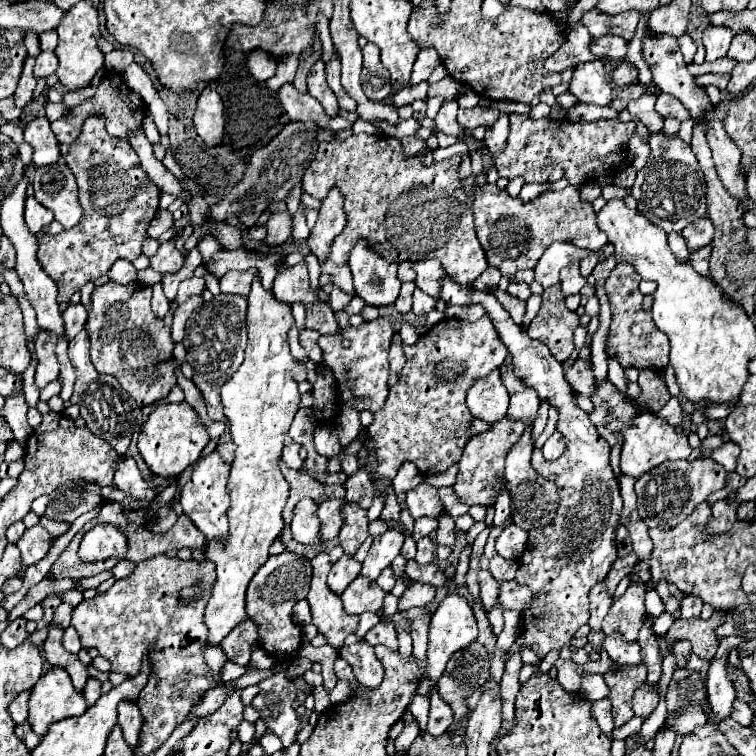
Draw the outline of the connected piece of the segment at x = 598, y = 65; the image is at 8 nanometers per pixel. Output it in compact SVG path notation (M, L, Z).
M601 60L579 64L571 80L571 94L575 94L583 104L609 106L615 94L605 64Z

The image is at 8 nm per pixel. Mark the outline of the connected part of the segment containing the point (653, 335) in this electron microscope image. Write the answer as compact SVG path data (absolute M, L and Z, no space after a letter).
M617 264L605 284L609 302L611 302L611 312L613 312L613 322L611 322L611 332L609 332L605 352L607 352L607 358L617 358L621 368L661 370L669 364L669 340L653 324L651 312L645 312L641 308L643 294L639 292L639 282L641 282L641 276L631 264Z

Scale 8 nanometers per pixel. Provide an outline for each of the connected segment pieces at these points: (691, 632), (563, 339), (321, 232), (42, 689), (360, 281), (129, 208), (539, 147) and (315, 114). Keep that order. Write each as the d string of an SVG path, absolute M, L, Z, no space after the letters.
M715 612L709 620L677 620L673 628L663 636L665 640L675 638L687 638L693 644L693 654L697 654L703 660L711 660L717 652L719 638L715 636L715 628L725 622L725 612Z
M551 286L543 292L543 304L537 318L531 322L529 338L545 344L559 362L567 360L575 348L573 330L579 326L577 312L565 306L565 294L561 286Z
M333 188L329 196L323 200L319 210L319 220L307 240L311 252L319 258L319 262L329 258L329 248L333 240L343 232L345 224L347 224L347 216L343 212L343 196L337 188Z
M51 668L31 690L27 720L39 736L45 736L53 722L79 716L85 710L85 698L73 688L69 674L63 668Z
M359 240L351 250L349 268L353 274L353 286L359 298L367 306L391 306L397 296L401 282L397 278L395 264L377 256L365 240Z
M87 118L83 132L69 146L67 166L77 178L79 196L83 196L83 218L59 236L45 234L39 240L39 262L59 286L59 302L69 302L75 290L89 280L107 274L115 260L135 260L141 256L141 244L147 240L147 228L159 208L159 188L141 168L141 162L127 140L109 136L103 118Z
M511 114L511 134L505 150L497 154L495 168L503 178L525 178L525 182L547 182L553 168L563 168L565 178L573 186L583 186L585 180L613 176L615 168L627 156L629 136L635 132L635 122L595 120L575 124L569 120L531 120L529 114Z
M285 84L279 90L279 102L293 122L313 122L329 132L349 129L352 126L351 122L340 116L329 118L313 96L309 96L307 92L297 92L293 84Z

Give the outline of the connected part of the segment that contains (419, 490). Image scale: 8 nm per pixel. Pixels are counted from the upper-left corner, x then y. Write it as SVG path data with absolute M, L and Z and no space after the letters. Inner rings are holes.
M427 482L407 492L407 506L413 518L421 518L421 516L437 518L443 512L443 502L437 496L437 488Z

